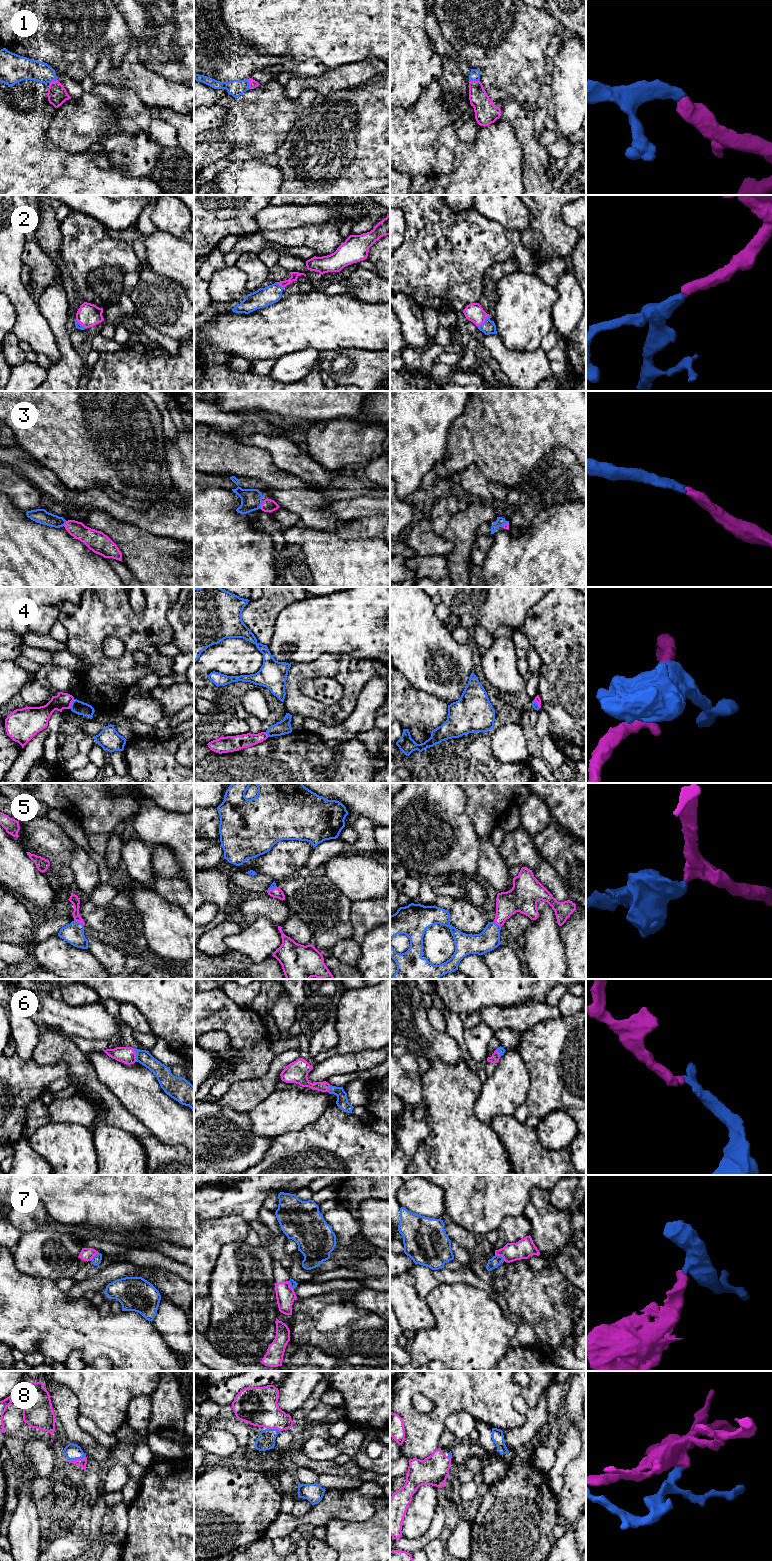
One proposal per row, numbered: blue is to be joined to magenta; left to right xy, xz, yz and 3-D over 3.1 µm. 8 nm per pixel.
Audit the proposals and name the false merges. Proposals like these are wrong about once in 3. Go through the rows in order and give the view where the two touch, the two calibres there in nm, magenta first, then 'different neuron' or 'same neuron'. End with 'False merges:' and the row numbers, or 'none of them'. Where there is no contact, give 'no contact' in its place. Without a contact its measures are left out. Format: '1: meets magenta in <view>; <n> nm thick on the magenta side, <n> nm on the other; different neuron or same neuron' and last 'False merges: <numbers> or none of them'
1: meets magenta in yz; 170 nm thick on the magenta side, 80 nm on the other; same neuron
2: meets magenta in yz; 150 nm thick on the magenta side, 110 nm on the other; same neuron
3: meets magenta in xz; 100 nm thick on the magenta side, 180 nm on the other; same neuron
4: meets magenta in xy; 130 nm thick on the magenta side, 110 nm on the other; different neuron
5: meets magenta in xy; 70 nm thick on the magenta side, 170 nm on the other; same neuron
6: meets magenta in xy; 140 nm thick on the magenta side, 120 nm on the other; same neuron
7: meets magenta in yz; 160 nm thick on the magenta side, 90 nm on the other; different neuron
8: meets magenta in xy; 70 nm thick on the magenta side, 130 nm on the other; same neuron
False merges: 4, 7

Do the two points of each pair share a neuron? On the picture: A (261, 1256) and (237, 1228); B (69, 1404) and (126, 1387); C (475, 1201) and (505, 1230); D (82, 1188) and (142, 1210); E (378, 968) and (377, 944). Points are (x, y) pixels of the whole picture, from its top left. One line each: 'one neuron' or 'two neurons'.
A: two neurons
B: two neurons
C: two neurons
D: one neuron
E: one neuron

